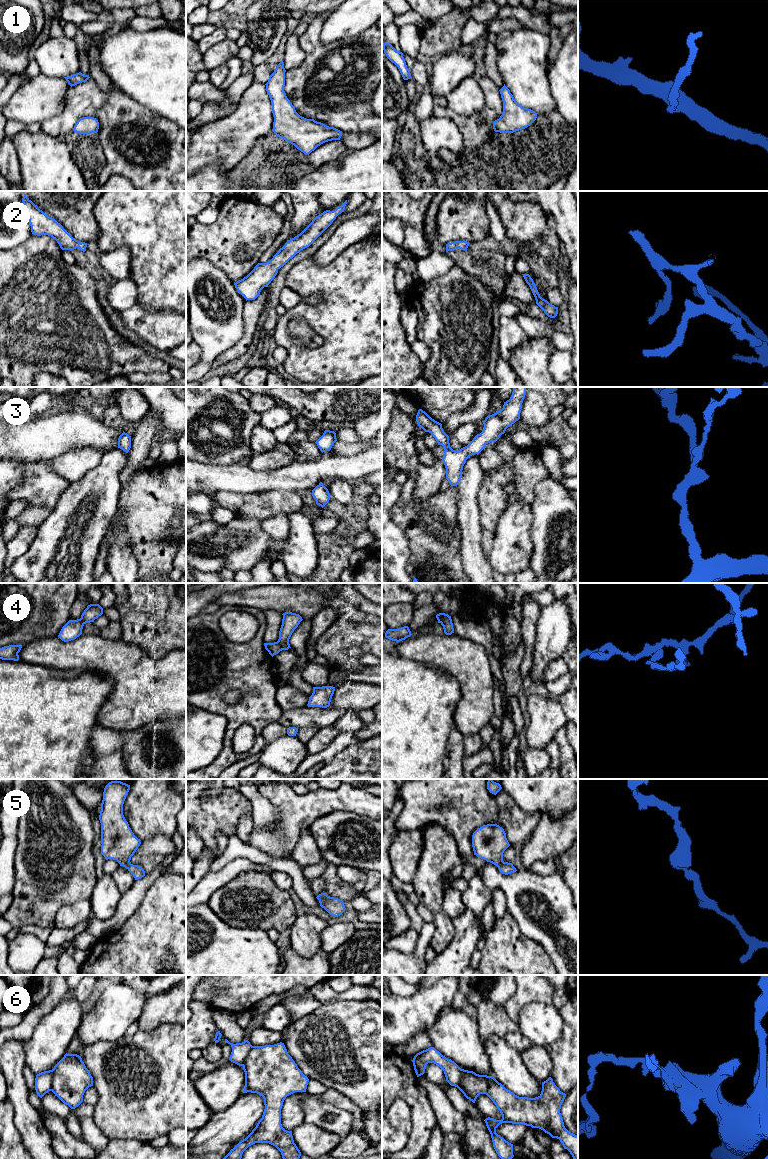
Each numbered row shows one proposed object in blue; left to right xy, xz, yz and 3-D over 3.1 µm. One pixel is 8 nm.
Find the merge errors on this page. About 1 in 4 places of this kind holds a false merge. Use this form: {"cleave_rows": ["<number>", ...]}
{"cleave_rows": ["4"]}

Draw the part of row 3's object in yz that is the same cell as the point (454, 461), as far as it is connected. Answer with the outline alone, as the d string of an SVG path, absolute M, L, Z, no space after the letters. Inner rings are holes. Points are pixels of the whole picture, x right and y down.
M513 387L509 400L504 402L503 408L489 415L483 421L484 427L480 434L460 450L450 447L449 436L444 432L442 424L432 419L422 409L418 410L416 421L420 428L429 432L444 447L442 461L446 468L446 479L451 486L457 486L462 477L463 466L466 460L479 454L490 442L496 442L506 429L520 419L522 403L526 395L526 387Z

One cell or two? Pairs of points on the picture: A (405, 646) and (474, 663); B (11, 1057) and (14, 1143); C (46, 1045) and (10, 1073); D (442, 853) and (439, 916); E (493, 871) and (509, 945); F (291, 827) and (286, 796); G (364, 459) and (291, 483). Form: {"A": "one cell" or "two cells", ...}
{"A": "one cell", "B": "two cells", "C": "two cells", "D": "one cell", "E": "two cells", "F": "one cell", "G": "one cell"}

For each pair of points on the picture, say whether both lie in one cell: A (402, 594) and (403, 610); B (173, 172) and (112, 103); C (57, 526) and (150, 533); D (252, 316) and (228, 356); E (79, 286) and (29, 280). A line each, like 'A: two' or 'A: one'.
A: two
B: one
C: two
D: one
E: one

